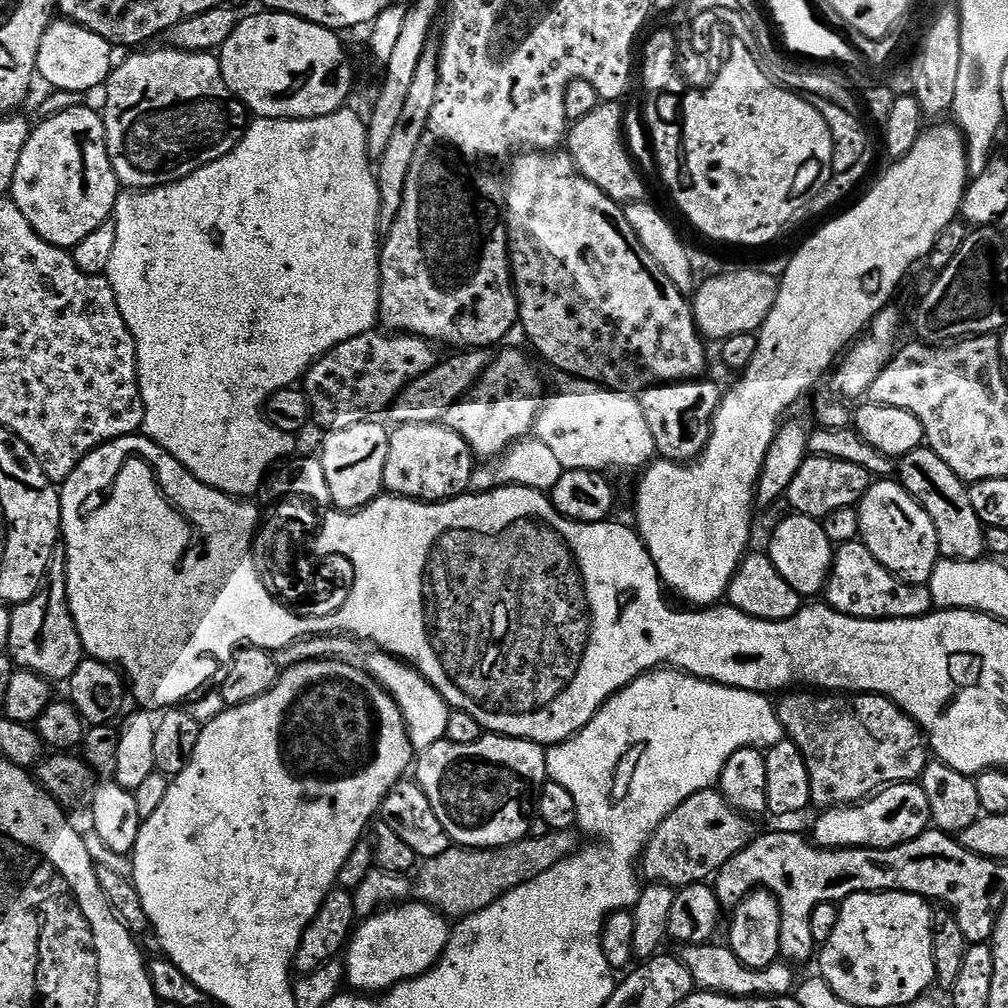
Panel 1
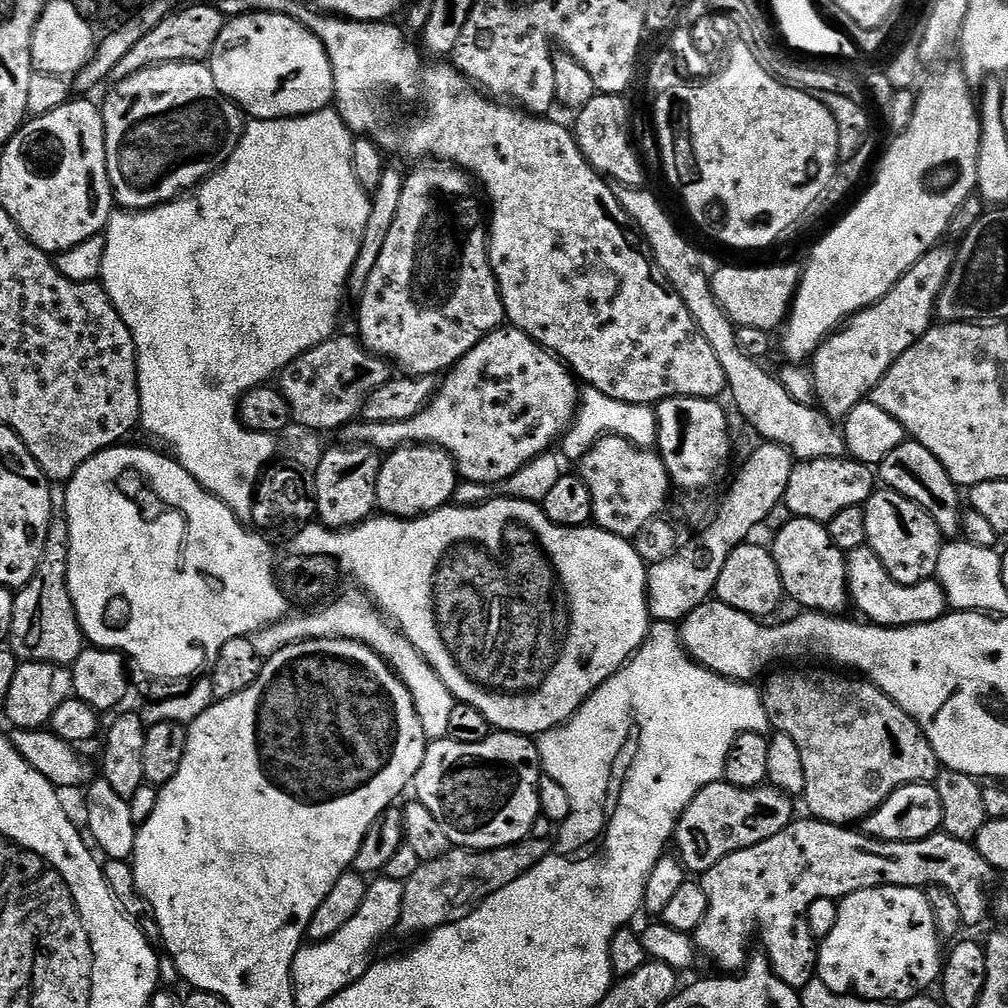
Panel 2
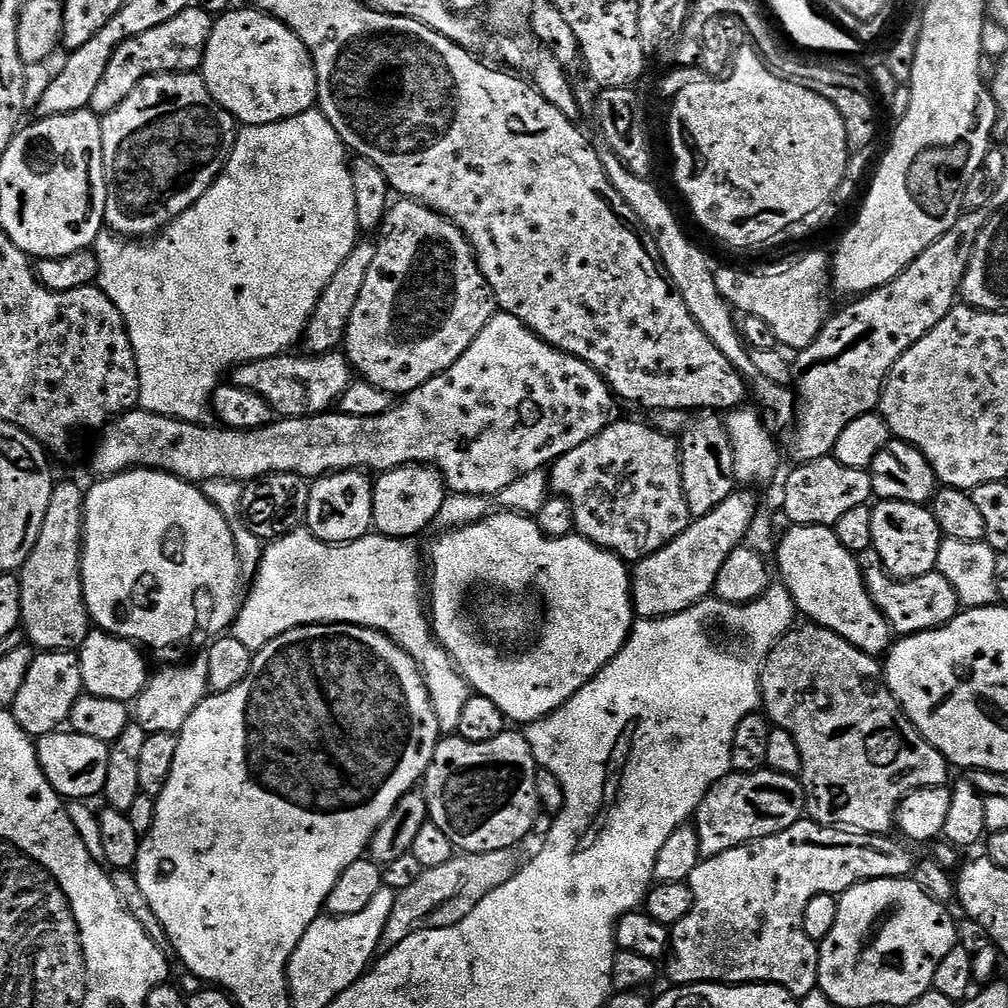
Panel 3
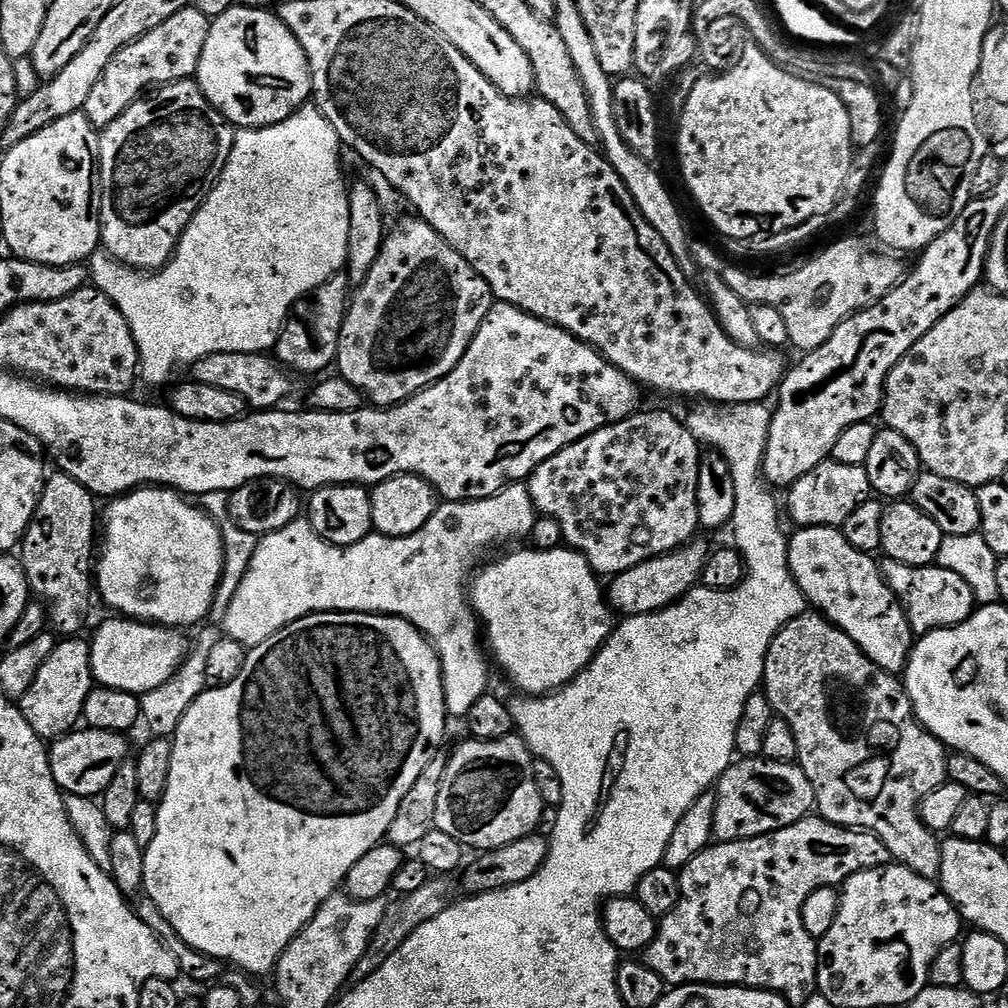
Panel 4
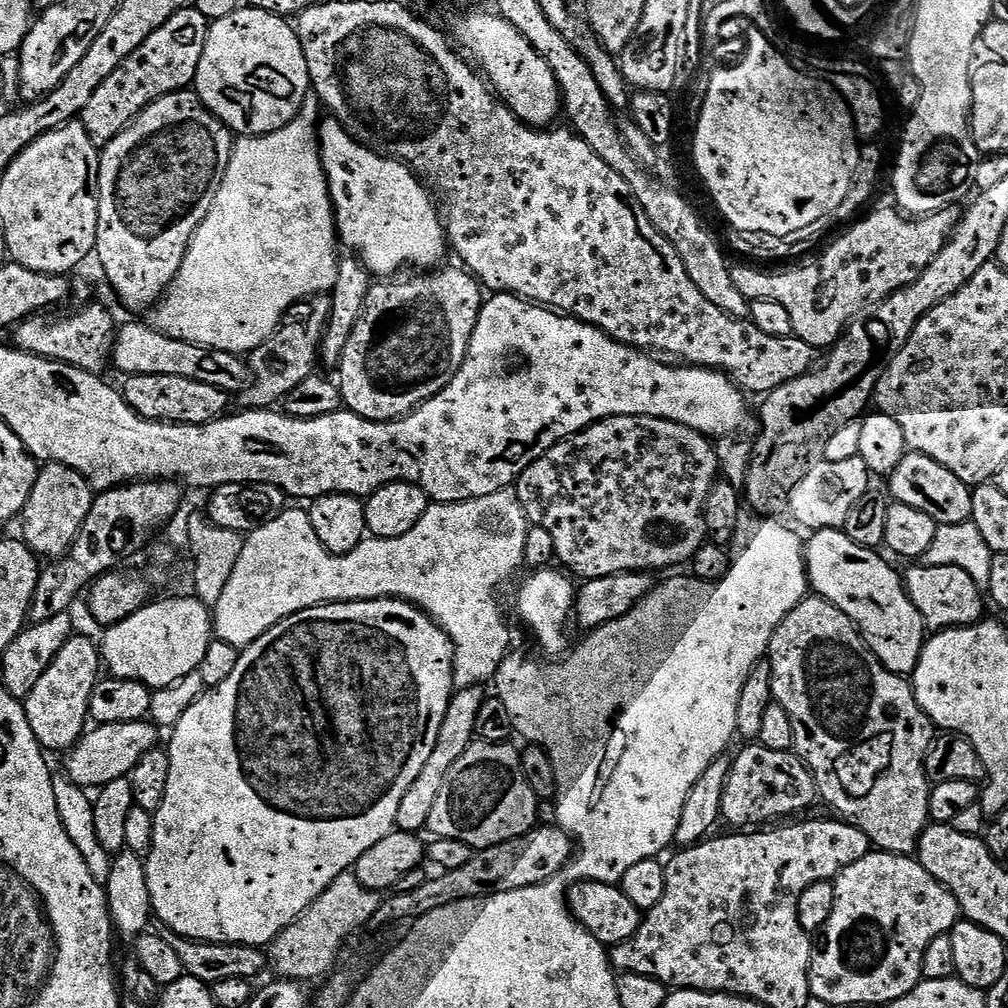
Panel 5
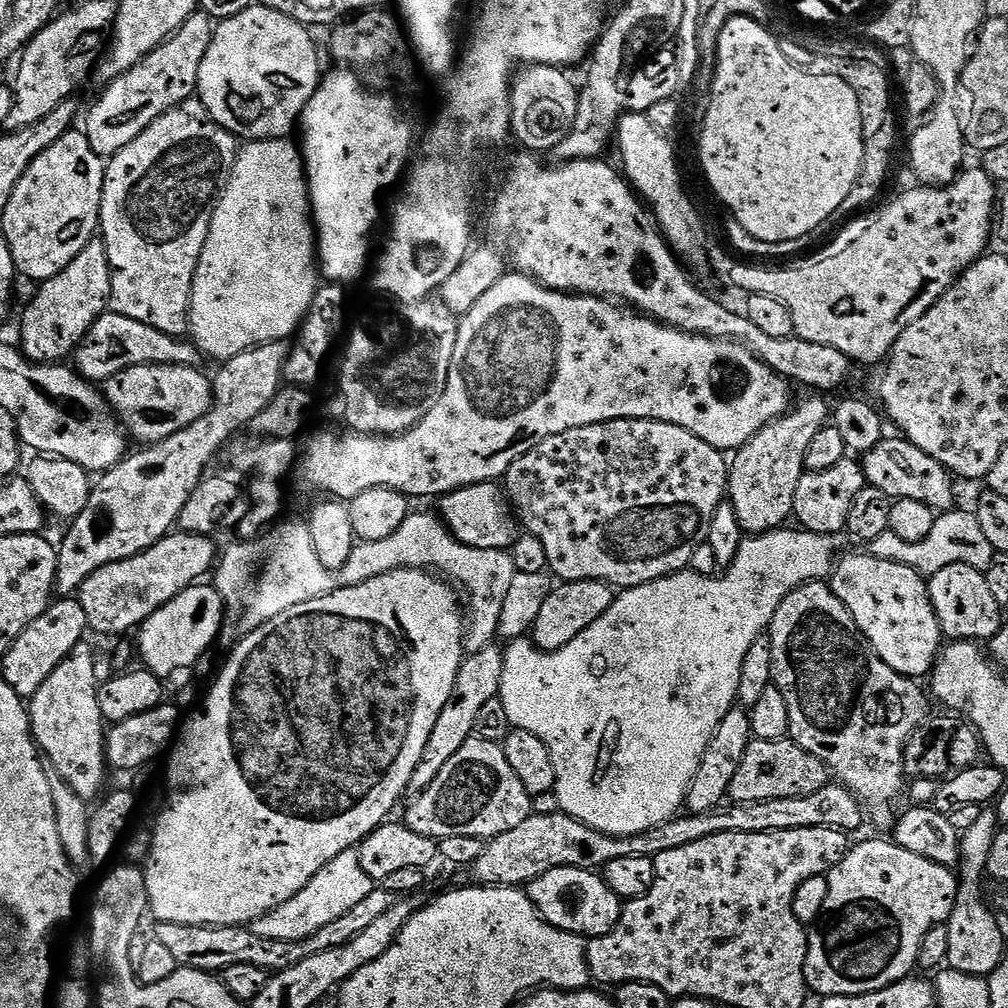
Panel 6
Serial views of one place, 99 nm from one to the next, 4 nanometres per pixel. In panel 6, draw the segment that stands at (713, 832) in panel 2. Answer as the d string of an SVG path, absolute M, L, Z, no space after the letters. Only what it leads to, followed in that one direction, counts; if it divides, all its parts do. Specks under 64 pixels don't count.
M790 738L753 739L746 750L746 758L742 758L742 766L738 766L738 774L734 774L734 782L730 782L728 795L732 804L762 804L771 800L818 794L818 790L825 788L828 783L830 773L824 763L814 758L814 754L802 750L802 746Z

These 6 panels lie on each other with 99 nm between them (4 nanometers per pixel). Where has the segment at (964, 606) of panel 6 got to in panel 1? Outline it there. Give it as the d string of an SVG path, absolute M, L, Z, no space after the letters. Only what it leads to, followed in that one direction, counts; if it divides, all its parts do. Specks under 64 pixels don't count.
M859 539L839 545L832 558L832 569L826 585L827 607L842 616L853 616L879 622L881 620L916 620L933 611L932 595L927 584L910 584L886 570L870 554L870 550Z

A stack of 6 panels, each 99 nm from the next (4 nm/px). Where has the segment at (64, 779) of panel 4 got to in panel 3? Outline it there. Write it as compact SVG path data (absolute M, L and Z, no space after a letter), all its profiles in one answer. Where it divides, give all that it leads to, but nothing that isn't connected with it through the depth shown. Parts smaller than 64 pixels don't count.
M61 730L58 732L51 732L45 736L39 737L36 740L36 753L38 754L38 762L40 763L40 769L46 774L46 778L50 782L50 786L54 786L54 790L68 802L88 802L93 798L91 796L99 797L104 791L106 786L106 770L110 770L110 754L112 753L111 747L106 742L98 742L98 738L86 738L86 734L78 734L71 730Z

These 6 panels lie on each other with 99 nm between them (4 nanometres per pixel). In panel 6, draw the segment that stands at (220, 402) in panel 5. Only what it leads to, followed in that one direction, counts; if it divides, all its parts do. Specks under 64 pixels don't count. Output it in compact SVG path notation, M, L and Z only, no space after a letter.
M173 364L130 366L130 370L122 370L120 374L114 374L114 378L104 381L102 396L130 436L132 431L133 441L141 440L139 443L144 446L157 444L208 411L212 399L212 380L204 377L200 371L199 367Z

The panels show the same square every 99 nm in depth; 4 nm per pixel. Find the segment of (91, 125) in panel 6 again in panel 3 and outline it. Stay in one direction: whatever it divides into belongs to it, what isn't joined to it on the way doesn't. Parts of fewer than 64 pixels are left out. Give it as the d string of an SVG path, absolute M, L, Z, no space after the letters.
M193 6L170 18L170 22L162 22L162 26L146 30L146 34L122 42L122 46L114 50L110 66L106 66L102 79L98 81L88 108L102 118L110 110L122 106L122 102L130 98L130 90L148 76L158 76L161 72L196 72L204 63L204 47L208 44L213 23L213 13Z

